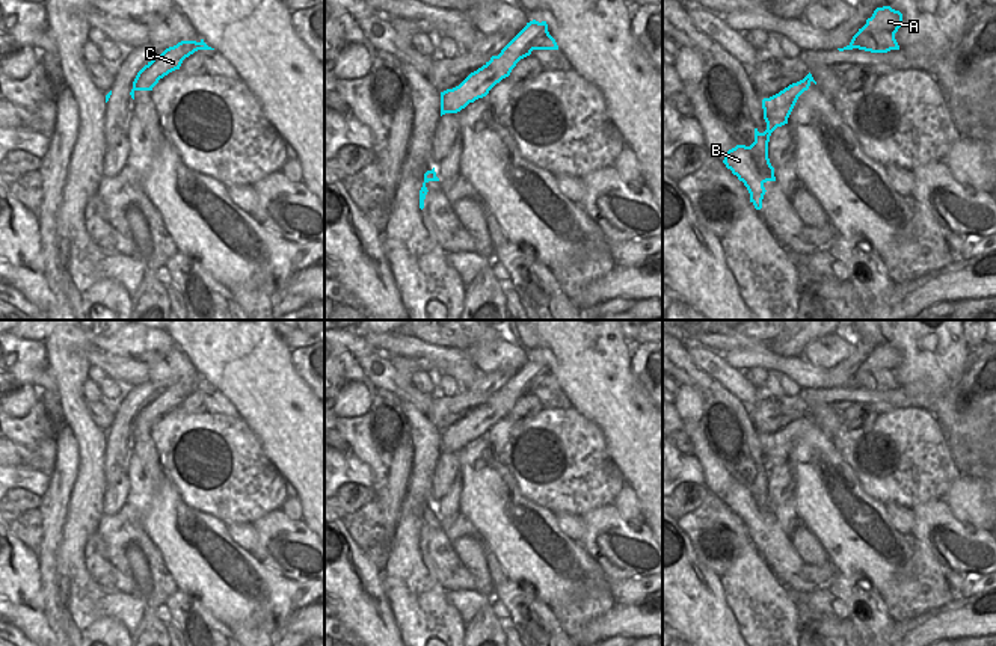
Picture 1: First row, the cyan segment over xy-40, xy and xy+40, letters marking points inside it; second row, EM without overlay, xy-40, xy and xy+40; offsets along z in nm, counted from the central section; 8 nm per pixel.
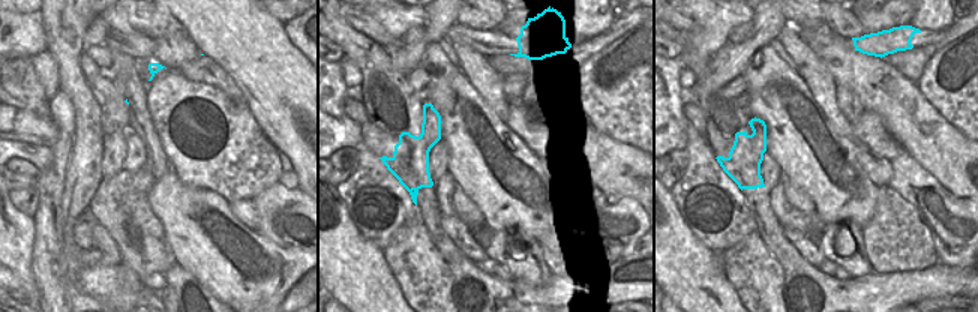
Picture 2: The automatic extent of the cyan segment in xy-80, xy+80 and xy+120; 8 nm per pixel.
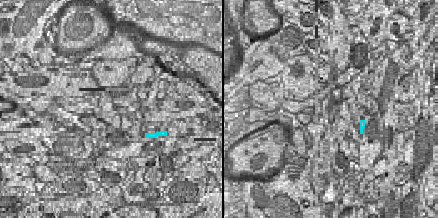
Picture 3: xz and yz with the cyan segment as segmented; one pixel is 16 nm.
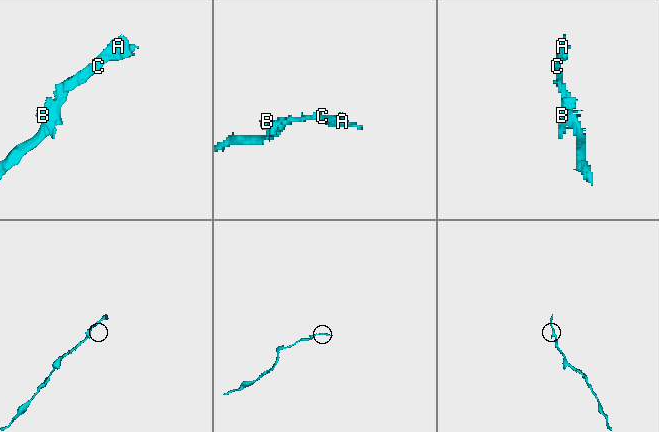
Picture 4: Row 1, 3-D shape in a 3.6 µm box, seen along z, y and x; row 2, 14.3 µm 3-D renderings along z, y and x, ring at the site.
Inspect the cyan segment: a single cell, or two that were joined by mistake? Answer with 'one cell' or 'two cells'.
one cell

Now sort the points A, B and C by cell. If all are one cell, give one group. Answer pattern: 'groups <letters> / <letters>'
groups A B C

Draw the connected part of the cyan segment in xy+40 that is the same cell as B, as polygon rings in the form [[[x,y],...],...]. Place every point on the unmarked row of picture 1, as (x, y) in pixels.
[[[809,411],[803,418],[789,423],[770,436],[764,436],[762,447],[767,468],[759,471],[755,466],[755,480],[750,484],[736,483],[727,489],[723,498],[726,506],[747,525],[750,540],[756,548],[762,546],[762,537],[767,530],[764,522],[767,519],[776,519],[774,506],[768,497],[770,474],[777,465],[788,462],[788,456],[798,435],[809,427],[812,420],[816,423]]]

